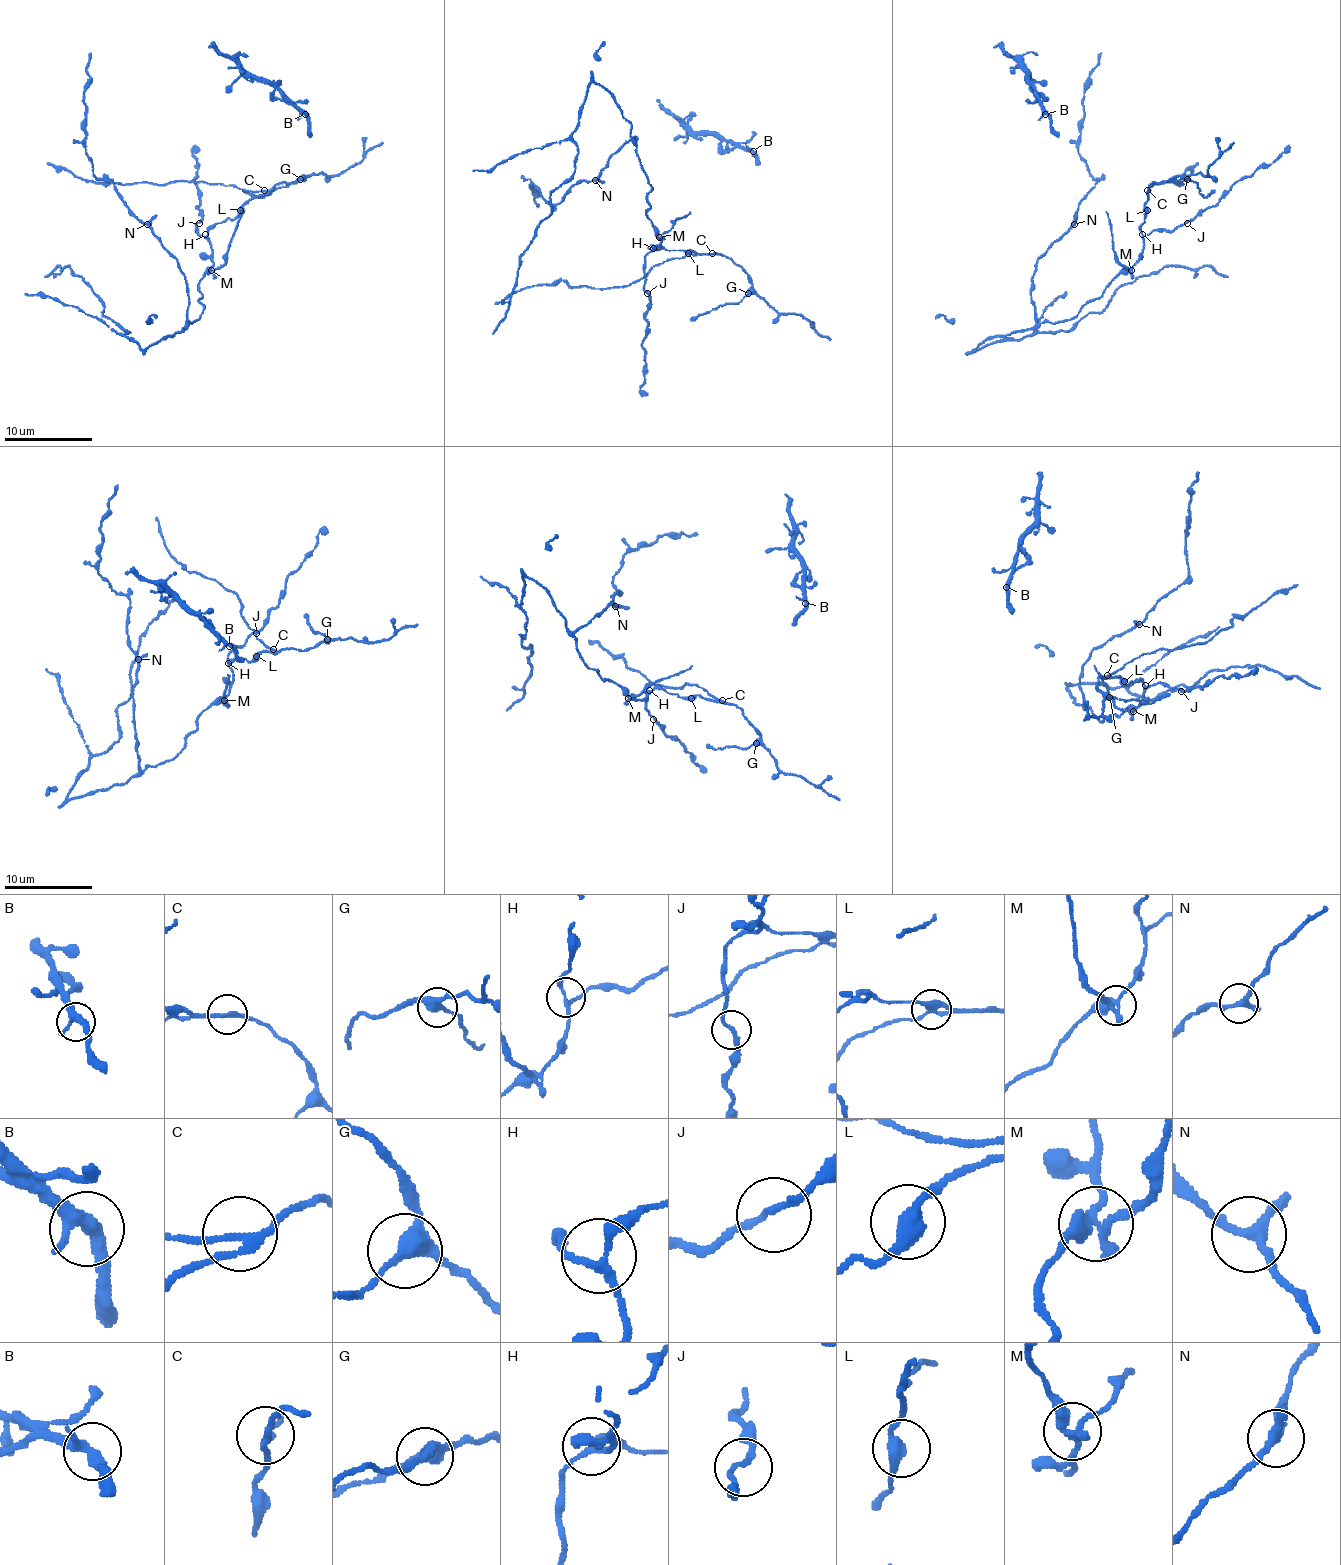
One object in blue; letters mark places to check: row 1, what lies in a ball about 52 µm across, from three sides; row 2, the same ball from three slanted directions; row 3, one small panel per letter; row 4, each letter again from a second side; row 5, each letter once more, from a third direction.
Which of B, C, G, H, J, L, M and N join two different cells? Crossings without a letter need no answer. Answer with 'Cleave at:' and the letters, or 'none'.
Cleave at: C, M

